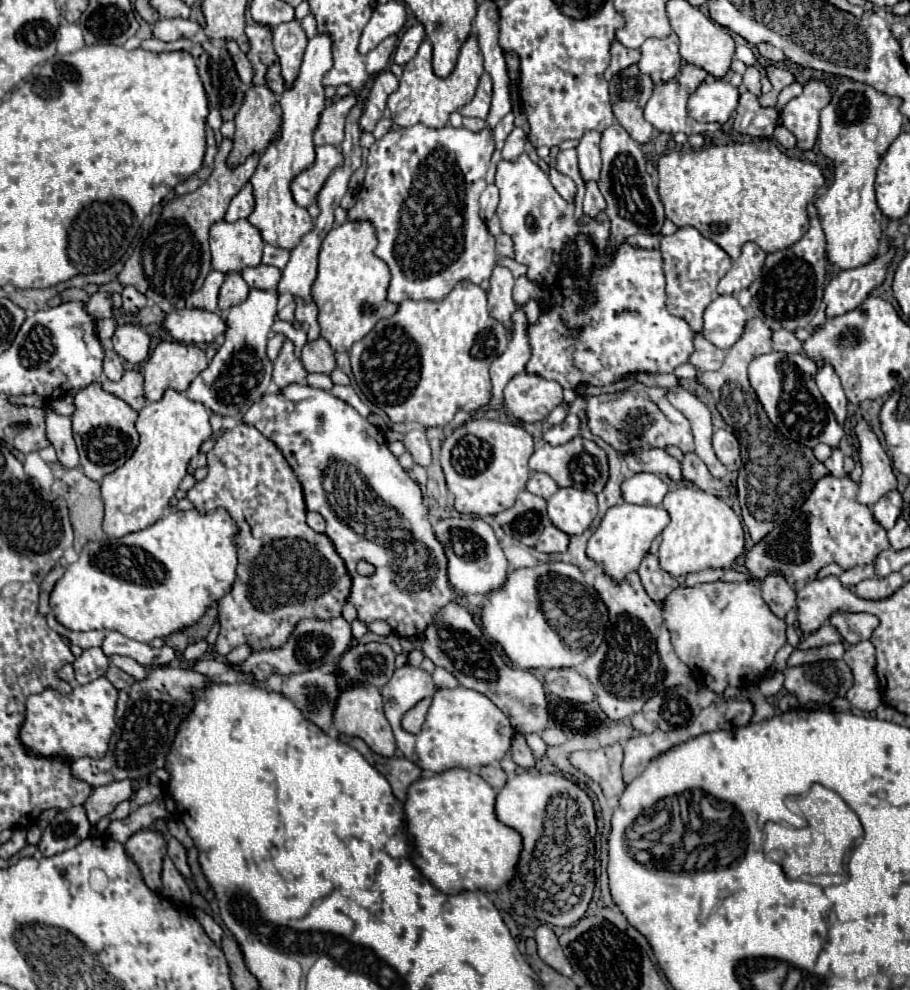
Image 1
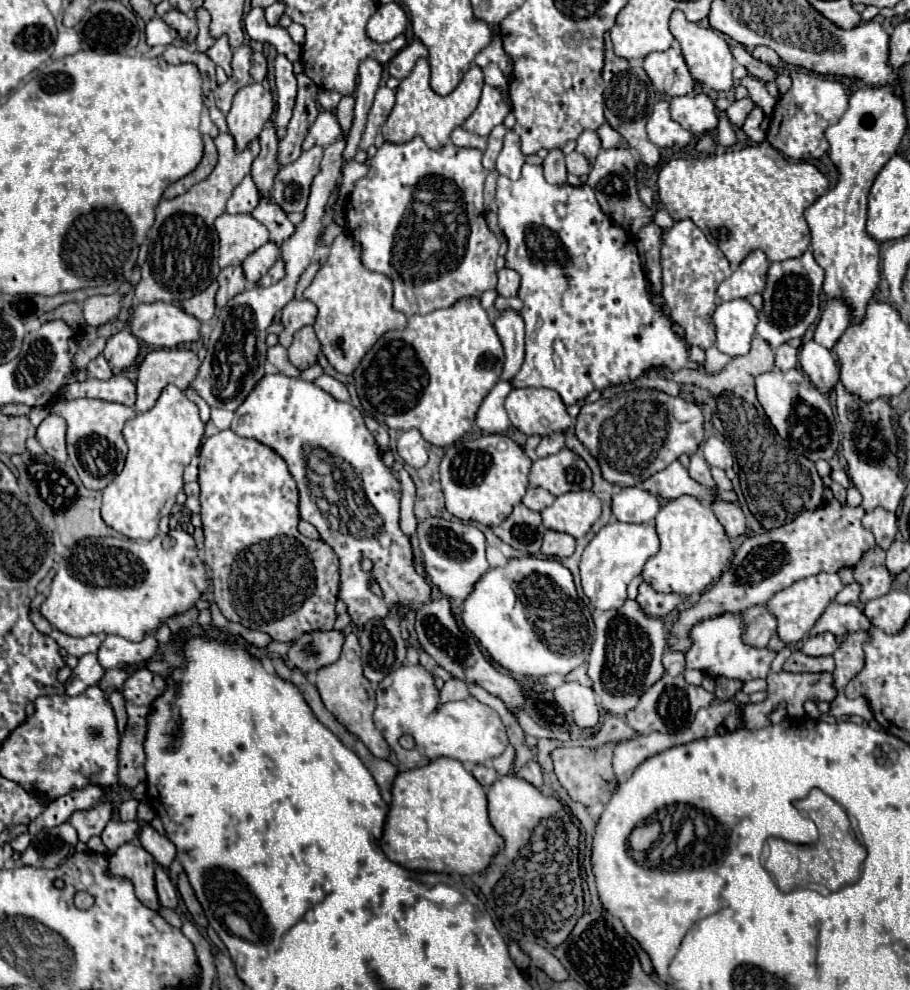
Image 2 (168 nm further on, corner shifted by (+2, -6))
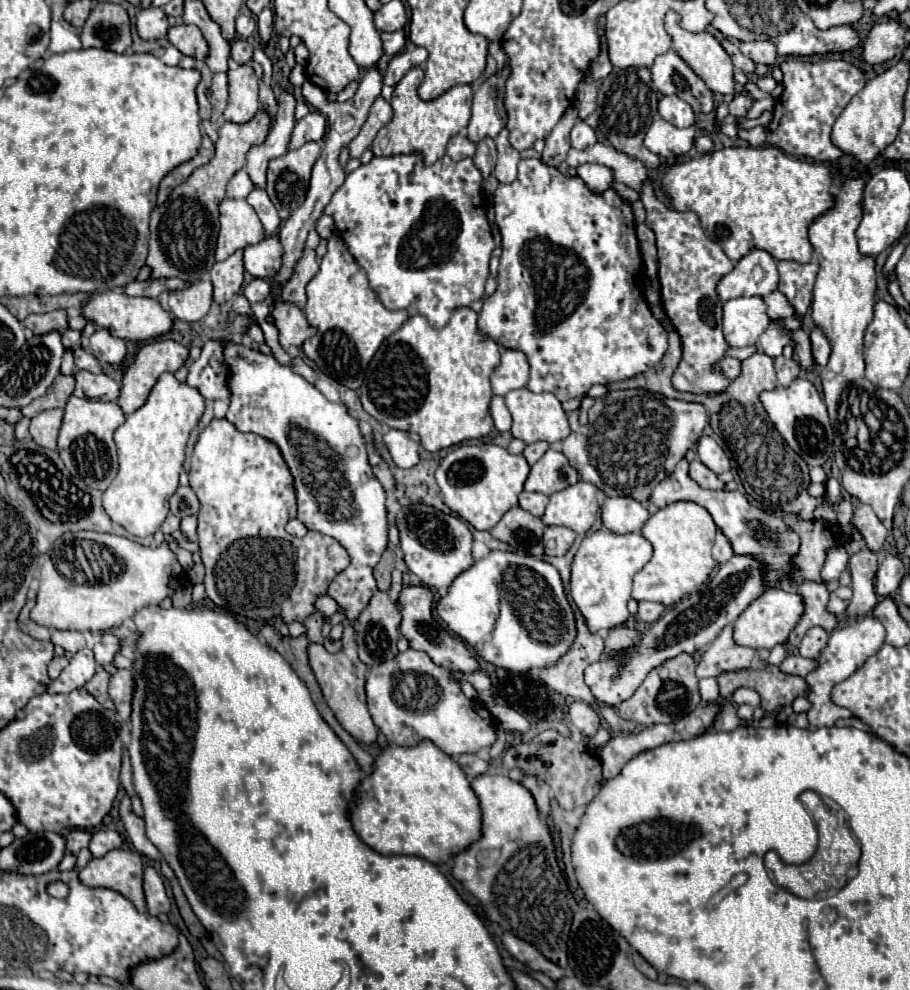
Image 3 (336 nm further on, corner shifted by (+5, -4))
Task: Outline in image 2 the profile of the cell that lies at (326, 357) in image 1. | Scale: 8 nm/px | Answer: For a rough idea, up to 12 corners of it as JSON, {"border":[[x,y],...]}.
{"border":[[302,327],[288,349],[300,371],[312,367],[322,349],[314,329]]}

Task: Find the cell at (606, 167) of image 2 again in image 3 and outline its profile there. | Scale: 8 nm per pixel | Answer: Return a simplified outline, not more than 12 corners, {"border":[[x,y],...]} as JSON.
{"border":[[585,163],[577,175],[593,193],[603,193],[613,183],[605,165]]}

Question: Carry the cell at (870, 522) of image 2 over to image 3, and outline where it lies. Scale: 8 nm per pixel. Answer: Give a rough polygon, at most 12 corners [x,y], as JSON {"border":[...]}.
{"border":[[859,505],[853,517],[867,547],[879,551],[887,537],[885,525],[869,505]]}

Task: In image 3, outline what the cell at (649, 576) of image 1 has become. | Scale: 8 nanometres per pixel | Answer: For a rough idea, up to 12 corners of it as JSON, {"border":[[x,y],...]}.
{"border":[[641,601],[639,617],[643,623],[655,623],[665,607],[661,603]]}

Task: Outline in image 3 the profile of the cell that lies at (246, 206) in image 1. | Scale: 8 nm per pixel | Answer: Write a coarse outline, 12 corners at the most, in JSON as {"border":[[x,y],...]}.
{"border":[[239,169],[227,185],[227,197],[245,199],[253,191],[247,171]]}

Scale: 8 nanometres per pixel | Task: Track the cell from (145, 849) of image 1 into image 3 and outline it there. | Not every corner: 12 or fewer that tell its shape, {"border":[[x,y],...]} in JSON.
{"border":[[113,849],[91,859],[79,879],[87,887],[113,889],[137,911],[147,911],[143,859]]}

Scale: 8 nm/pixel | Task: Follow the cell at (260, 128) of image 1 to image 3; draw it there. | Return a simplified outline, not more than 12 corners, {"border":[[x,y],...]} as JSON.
{"border":[[249,63],[227,71],[225,121],[247,123],[259,109]]}

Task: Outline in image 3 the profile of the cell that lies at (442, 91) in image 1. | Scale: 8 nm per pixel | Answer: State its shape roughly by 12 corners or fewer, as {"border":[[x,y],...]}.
{"border":[[413,67],[395,87],[375,157],[421,153],[433,165],[471,119],[471,85],[433,101]]}

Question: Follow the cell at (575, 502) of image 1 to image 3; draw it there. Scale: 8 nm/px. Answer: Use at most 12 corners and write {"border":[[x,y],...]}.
{"border":[[577,481],[549,497],[543,523],[583,535],[595,523],[597,487]]}

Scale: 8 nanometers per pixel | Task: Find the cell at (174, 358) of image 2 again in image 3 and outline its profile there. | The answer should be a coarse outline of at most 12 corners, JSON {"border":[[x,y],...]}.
{"border":[[173,339],[147,343],[121,379],[117,405],[137,411],[159,375],[189,357]]}

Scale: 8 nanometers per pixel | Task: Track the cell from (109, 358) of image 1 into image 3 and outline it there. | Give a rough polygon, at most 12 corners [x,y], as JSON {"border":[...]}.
{"border":[[85,349],[73,351],[75,367],[99,373],[101,365]]}

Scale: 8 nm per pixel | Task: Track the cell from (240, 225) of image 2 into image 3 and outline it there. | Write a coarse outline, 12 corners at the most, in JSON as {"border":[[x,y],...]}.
{"border":[[245,199],[219,205],[215,259],[259,243],[263,225]]}

